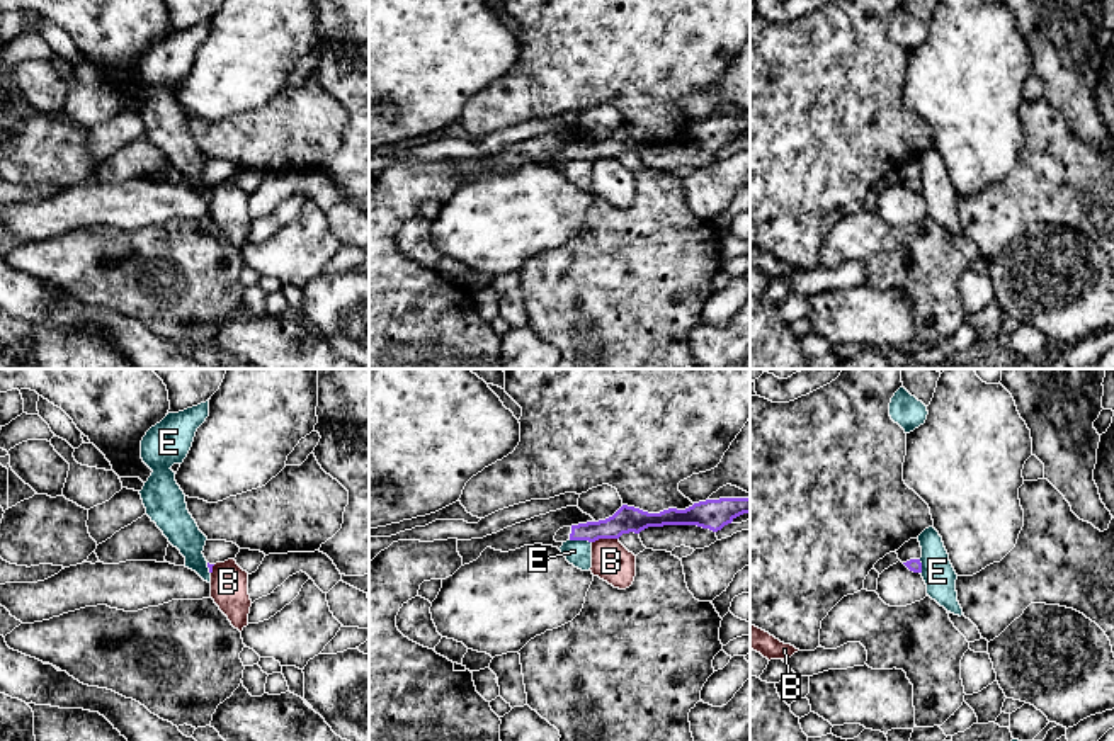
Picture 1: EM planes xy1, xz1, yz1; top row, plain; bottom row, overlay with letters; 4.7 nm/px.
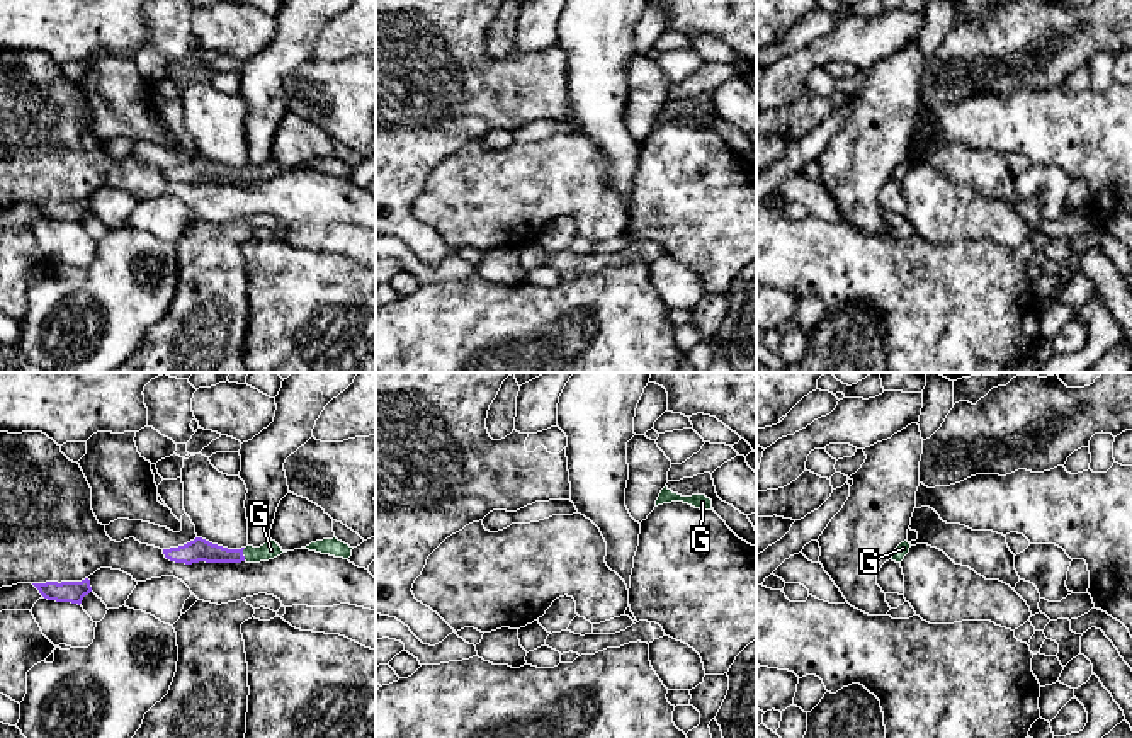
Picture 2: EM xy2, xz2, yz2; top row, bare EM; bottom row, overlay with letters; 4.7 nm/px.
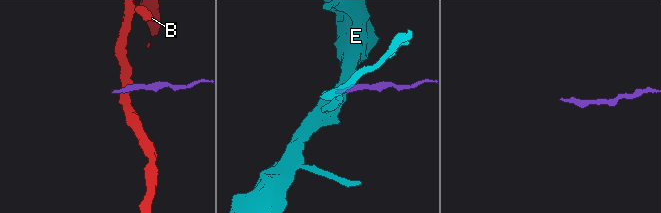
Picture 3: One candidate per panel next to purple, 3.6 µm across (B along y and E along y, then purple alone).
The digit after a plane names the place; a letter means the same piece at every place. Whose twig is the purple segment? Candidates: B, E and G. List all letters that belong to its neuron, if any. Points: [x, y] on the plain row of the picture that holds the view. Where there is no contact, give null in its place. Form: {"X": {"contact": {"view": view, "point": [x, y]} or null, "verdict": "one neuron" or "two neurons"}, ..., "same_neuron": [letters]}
{"B": {"contact": {"view": "xz1", "point": [604, 157]}, "verdict": "two neurons"}, "E": {"contact": {"view": "xz1", "point": [580, 158]}, "verdict": "two neurons"}, "G": {"contact": {"view": "xy2", "point": [242, 174]}, "verdict": "one neuron"}, "same_neuron": ["G"]}

